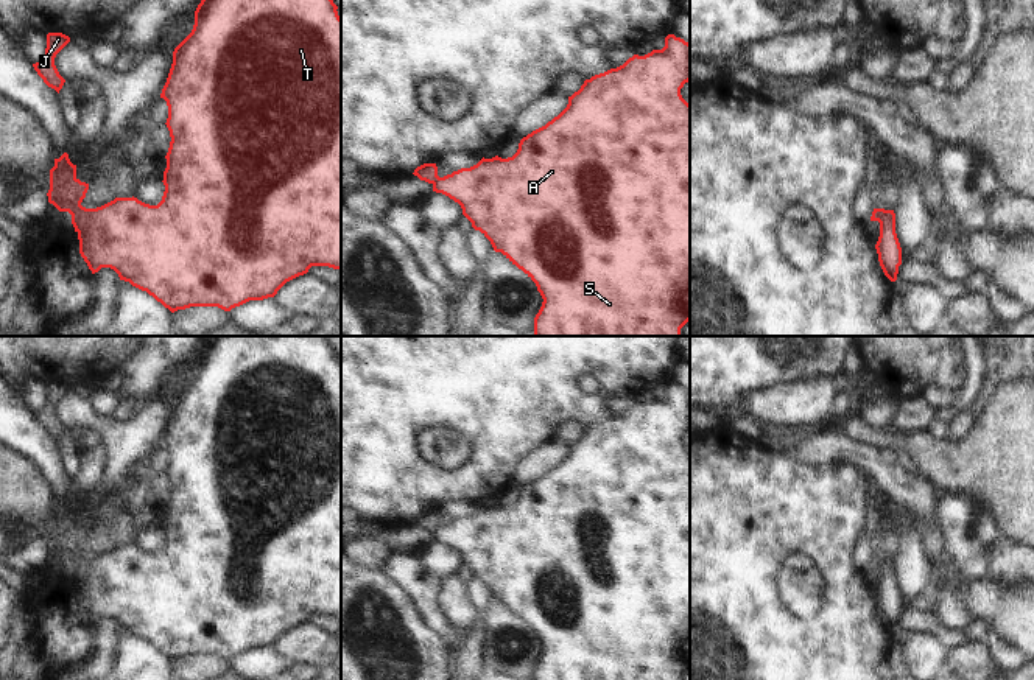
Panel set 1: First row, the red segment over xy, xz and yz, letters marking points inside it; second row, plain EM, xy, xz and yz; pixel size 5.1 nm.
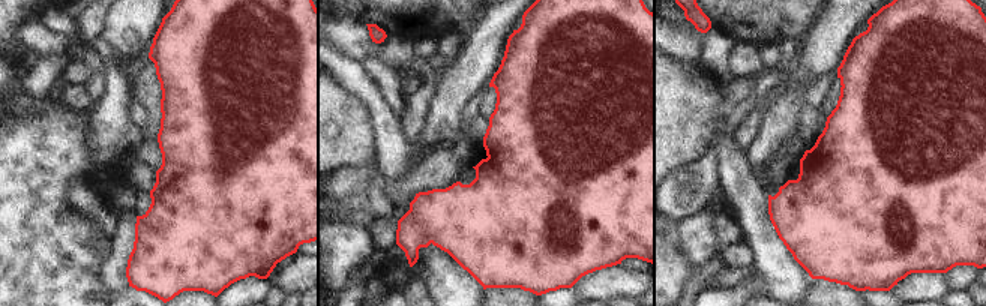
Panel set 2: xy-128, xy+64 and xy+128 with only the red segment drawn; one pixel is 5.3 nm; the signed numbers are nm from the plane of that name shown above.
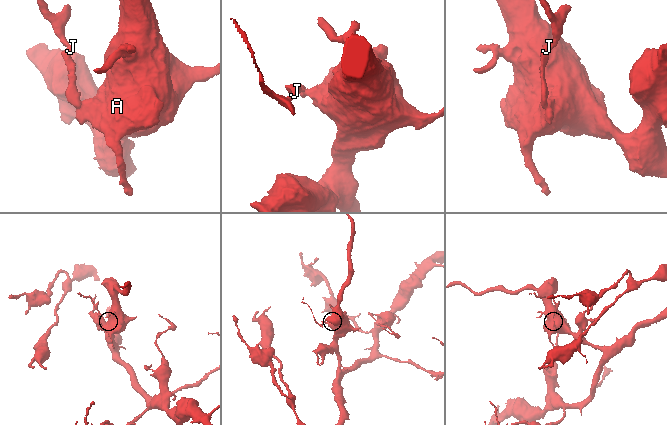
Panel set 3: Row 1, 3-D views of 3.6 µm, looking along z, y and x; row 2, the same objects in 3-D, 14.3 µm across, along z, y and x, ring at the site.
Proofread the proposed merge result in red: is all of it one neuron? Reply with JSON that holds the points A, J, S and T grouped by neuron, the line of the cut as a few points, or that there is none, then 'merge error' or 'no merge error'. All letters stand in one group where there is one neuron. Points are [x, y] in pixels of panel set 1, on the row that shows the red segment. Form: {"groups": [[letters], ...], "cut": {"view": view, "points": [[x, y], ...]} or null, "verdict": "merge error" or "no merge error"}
{"groups": [["A", "S", "T"], ["J"]], "cut": {"view": "xy", "points": [[89, 209], [86, 226], [78, 232]]}, "verdict": "merge error"}

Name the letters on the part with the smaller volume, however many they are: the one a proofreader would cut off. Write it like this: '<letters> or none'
J

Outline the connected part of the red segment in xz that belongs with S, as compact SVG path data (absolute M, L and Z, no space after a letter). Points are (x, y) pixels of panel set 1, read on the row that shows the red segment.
M668 34L662 50L652 50L645 56L634 54L623 65L586 79L581 89L568 96L567 107L557 117L520 140L519 149L512 157L483 157L477 165L438 177L433 184L433 191L442 193L461 205L462 215L472 223L475 230L480 230L491 241L495 252L501 252L536 283L543 302L534 317L534 336L681 336L681 328L690 321L690 104L681 95L681 89L688 81L690 44L674 34Z

